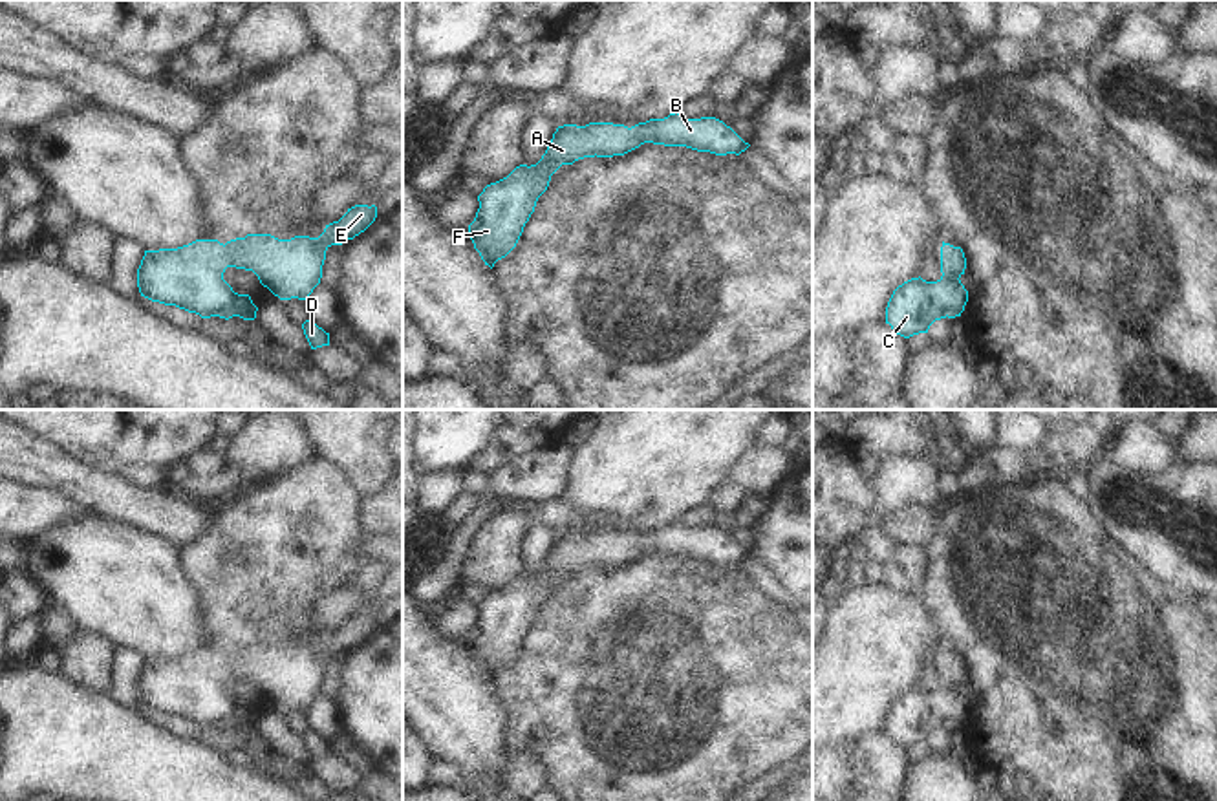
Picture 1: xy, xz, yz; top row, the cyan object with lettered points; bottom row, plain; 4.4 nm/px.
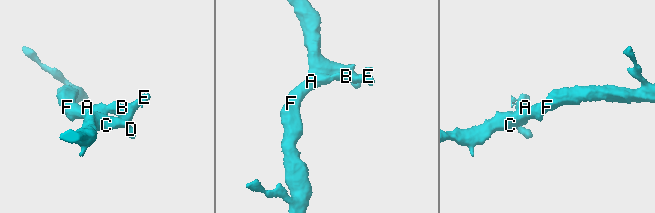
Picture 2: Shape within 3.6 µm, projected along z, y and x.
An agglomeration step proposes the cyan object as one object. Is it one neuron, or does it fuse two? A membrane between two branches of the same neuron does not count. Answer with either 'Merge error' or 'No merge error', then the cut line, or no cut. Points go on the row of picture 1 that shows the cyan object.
No merge error. No split.

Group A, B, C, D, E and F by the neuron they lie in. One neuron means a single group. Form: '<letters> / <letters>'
A B C D E F

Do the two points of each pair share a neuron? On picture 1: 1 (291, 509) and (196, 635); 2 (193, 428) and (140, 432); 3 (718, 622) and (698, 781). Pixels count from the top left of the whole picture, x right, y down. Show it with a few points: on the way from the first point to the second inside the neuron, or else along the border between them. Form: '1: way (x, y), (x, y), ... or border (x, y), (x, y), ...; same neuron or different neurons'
1: border (191, 584), (198, 595), (198, 609), (215, 648); different neurons
2: way (180, 428), (158, 428), (152, 434); same neuron
3: way (716, 662), (725, 683), (725, 725), (710, 741); same neuron

